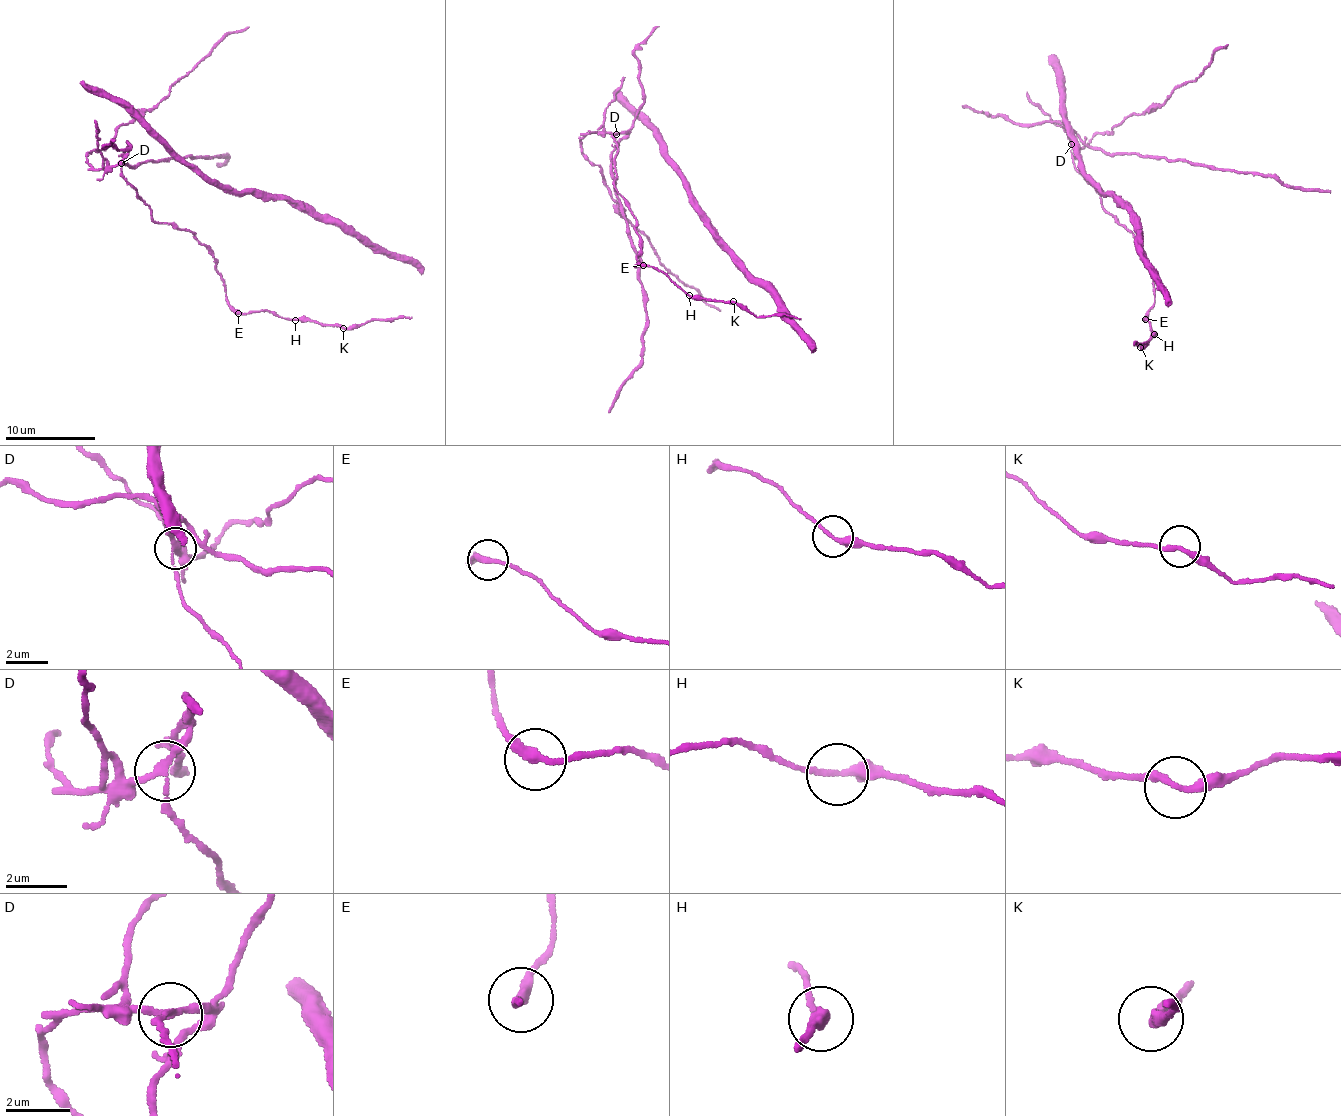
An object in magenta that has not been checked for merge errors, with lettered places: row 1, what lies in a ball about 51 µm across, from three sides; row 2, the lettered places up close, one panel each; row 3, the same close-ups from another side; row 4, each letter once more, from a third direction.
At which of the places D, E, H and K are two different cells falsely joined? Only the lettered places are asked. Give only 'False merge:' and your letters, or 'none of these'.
False merge: D

